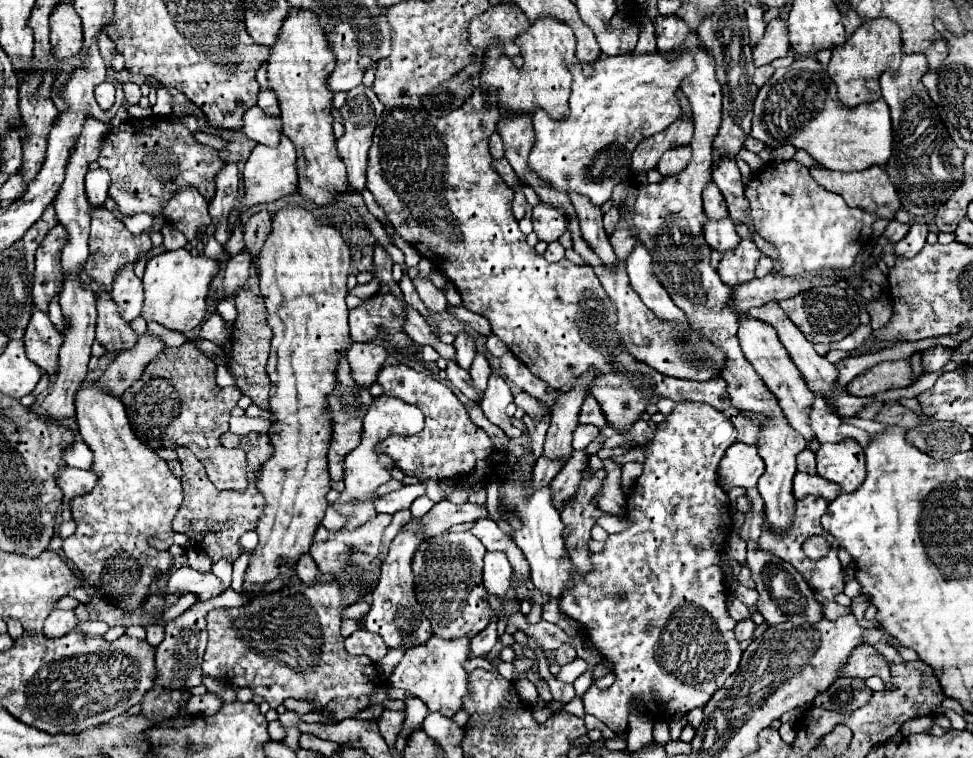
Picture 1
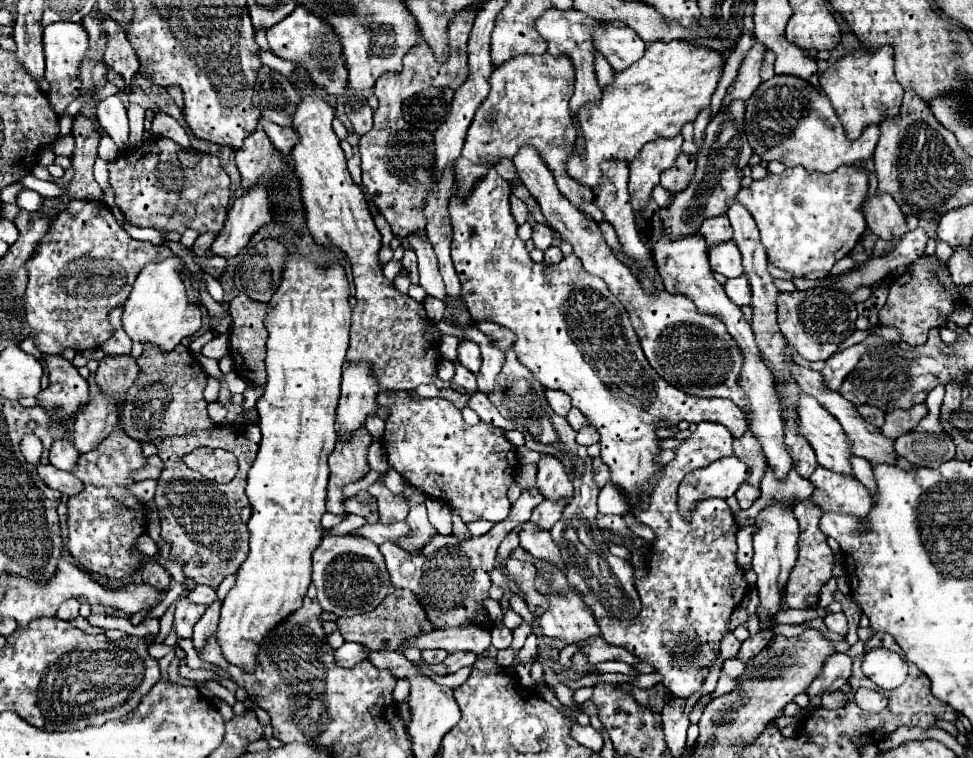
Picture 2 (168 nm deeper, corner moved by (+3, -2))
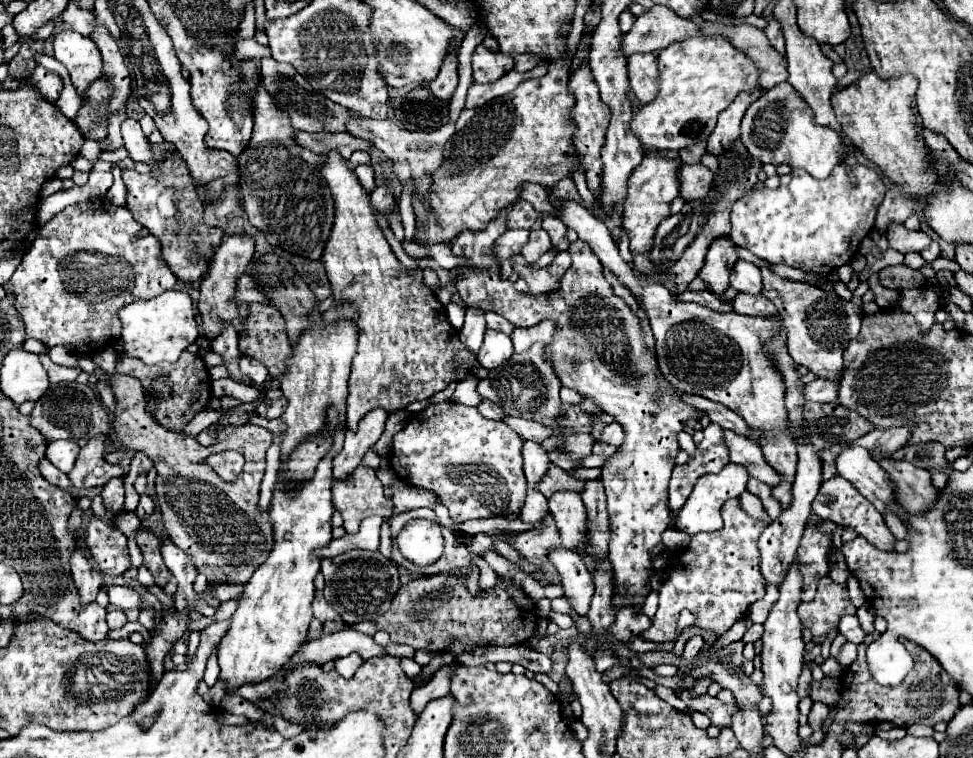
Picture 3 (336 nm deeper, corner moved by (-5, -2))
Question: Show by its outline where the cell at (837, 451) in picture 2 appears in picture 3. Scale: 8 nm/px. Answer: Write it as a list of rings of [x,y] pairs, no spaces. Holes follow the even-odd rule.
[[[849,440],[841,442],[841,452],[835,460],[837,472],[849,480],[873,506],[883,512],[885,504],[893,500],[889,494],[889,482],[885,482],[885,474],[881,474],[881,466],[873,462],[869,450],[861,446],[853,446]]]

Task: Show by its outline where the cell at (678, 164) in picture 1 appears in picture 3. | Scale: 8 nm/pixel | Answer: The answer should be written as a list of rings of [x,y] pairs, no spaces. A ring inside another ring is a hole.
[[[683,164],[679,180],[681,180],[681,196],[685,200],[703,198],[703,194],[707,194],[711,188],[713,172],[703,164]]]

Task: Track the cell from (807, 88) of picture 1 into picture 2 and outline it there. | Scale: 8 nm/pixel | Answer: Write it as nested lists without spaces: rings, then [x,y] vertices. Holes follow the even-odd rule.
[[[773,76],[771,80],[761,82],[745,106],[745,134],[753,152],[765,162],[779,160],[787,168],[803,166],[809,172],[835,172],[843,164],[859,164],[861,160],[871,158],[879,140],[879,126],[869,126],[859,140],[851,142],[847,140],[845,130],[825,94],[797,76]]]

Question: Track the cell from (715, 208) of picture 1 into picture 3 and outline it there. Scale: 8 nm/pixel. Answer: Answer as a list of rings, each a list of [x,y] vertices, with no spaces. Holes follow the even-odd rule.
[[[729,236],[715,238],[707,250],[705,266],[699,276],[709,284],[709,290],[715,294],[725,292],[729,286],[729,270],[737,262],[737,244]]]

